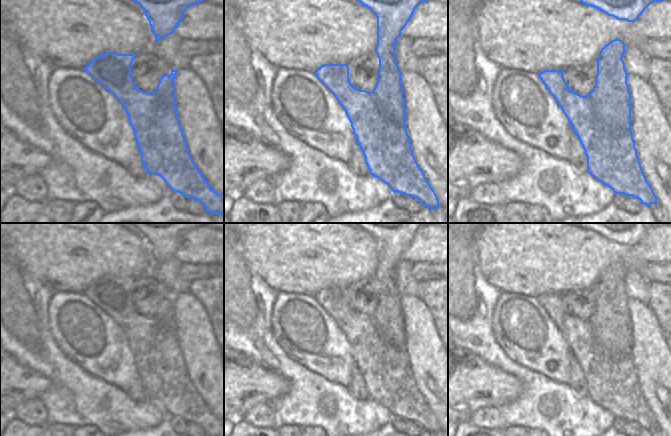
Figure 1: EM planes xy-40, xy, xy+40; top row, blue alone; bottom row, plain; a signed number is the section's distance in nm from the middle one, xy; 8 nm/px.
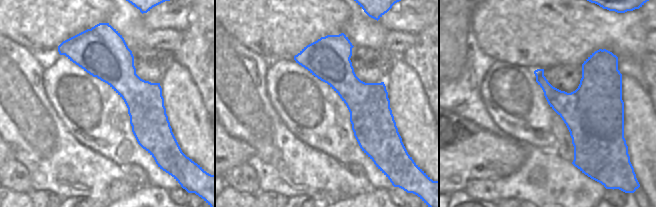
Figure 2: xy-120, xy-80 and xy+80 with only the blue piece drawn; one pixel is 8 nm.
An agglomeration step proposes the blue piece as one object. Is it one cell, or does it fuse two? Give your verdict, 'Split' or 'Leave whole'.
Split.

